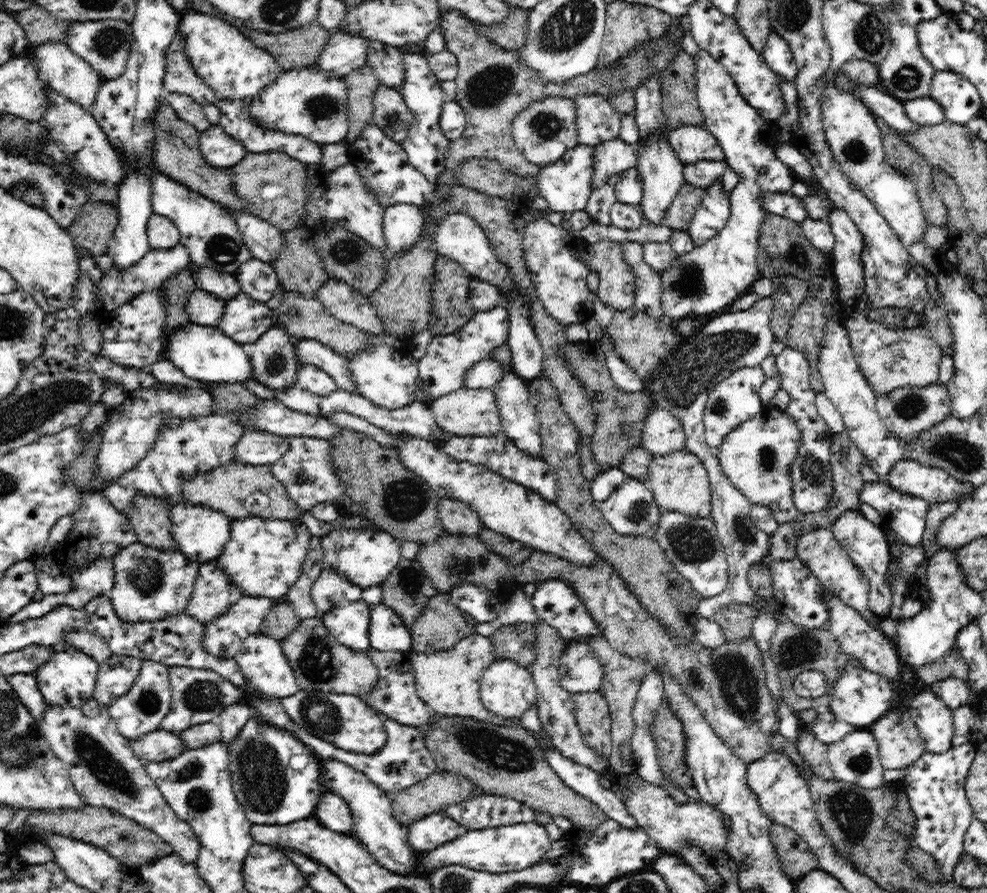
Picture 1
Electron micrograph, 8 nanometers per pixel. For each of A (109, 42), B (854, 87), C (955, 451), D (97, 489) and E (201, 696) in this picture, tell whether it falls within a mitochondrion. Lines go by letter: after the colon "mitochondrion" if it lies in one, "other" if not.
A: mitochondrion
B: other
C: mitochondrion
D: other
E: mitochondrion

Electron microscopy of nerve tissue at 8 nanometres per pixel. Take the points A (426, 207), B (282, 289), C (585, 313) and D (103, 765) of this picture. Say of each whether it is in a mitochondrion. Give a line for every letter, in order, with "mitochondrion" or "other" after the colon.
A: other
B: other
C: other
D: mitochondrion

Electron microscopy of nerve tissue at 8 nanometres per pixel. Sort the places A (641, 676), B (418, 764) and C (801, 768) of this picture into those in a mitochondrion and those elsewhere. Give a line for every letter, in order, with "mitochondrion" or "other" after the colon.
A: other
B: other
C: other

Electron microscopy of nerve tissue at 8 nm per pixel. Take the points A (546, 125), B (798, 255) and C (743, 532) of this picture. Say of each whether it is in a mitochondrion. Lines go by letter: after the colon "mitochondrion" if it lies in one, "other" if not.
A: mitochondrion
B: mitochondrion
C: mitochondrion

